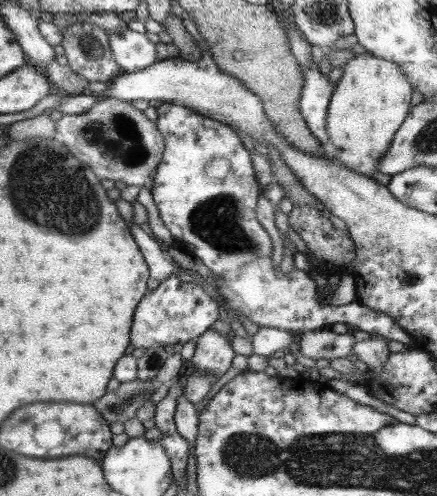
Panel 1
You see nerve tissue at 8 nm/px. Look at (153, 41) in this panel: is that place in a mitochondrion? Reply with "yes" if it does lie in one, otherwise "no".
no

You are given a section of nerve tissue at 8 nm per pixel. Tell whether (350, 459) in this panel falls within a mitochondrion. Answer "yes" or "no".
yes

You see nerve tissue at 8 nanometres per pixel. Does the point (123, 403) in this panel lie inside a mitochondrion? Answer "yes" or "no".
yes

